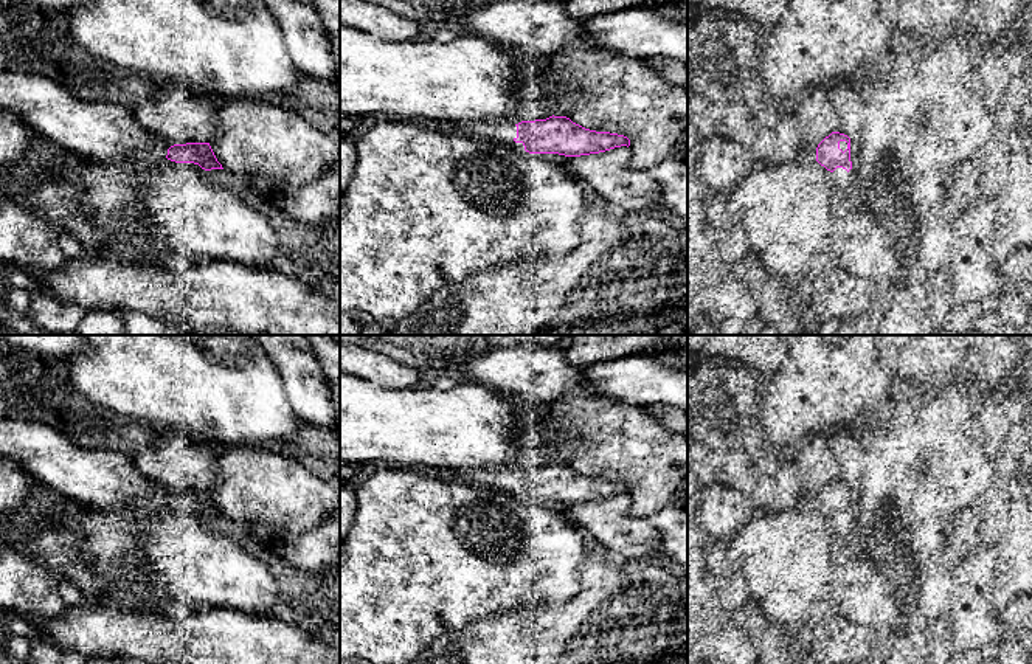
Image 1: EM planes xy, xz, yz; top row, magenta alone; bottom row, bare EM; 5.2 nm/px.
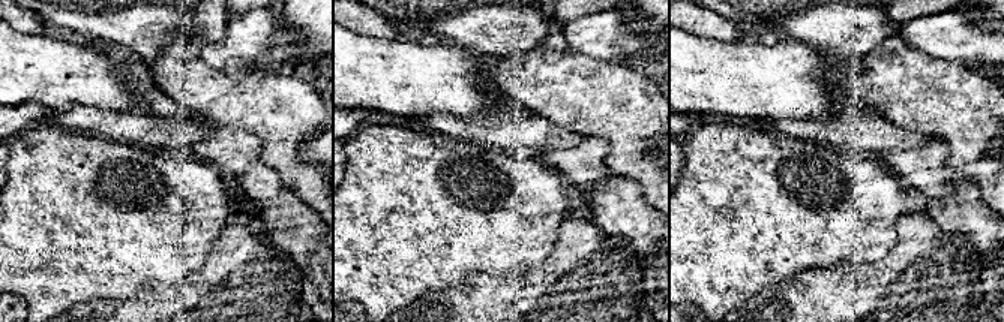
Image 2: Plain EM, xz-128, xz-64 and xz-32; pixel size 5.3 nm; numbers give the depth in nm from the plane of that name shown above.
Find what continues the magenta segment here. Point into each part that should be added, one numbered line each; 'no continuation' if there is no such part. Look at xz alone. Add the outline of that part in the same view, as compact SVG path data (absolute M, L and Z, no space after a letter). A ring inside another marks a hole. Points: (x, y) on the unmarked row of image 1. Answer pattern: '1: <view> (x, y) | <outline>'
1: xz (472, 477) | M459 470L456 478L472 486L486 486L490 479L506 479L511 486L517 486L515 472Z

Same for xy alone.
1: xy (89, 473) | M0 417L0 458L19 461L36 479L78 503L158 507L171 495L140 475L129 455L79 445L43 422Z

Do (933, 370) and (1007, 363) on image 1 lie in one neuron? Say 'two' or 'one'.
one

